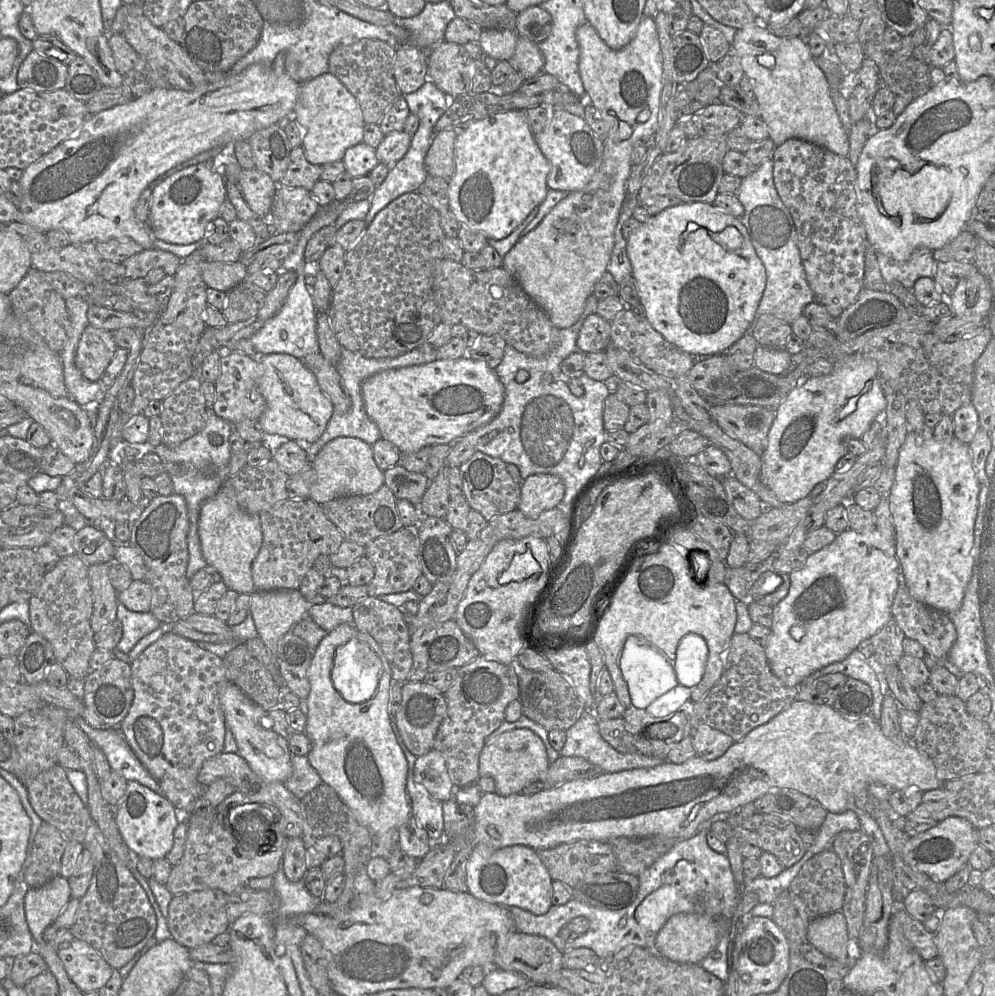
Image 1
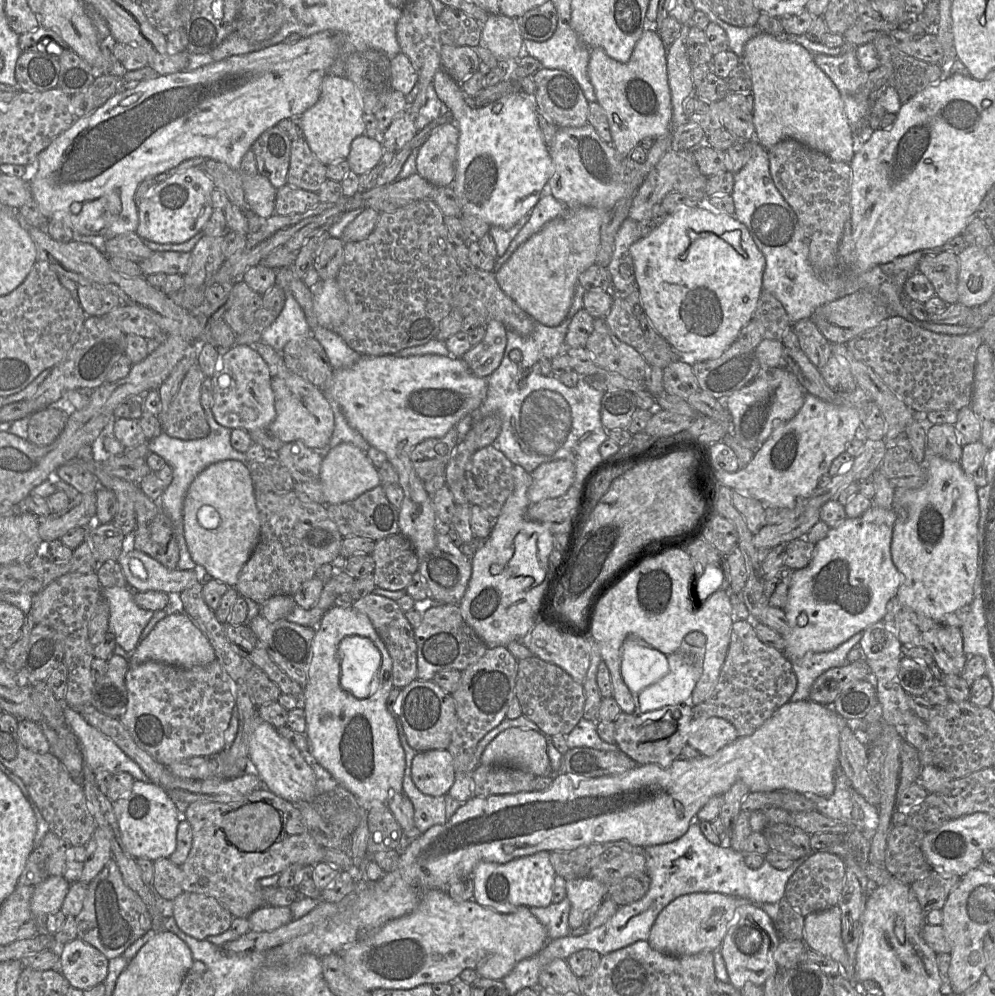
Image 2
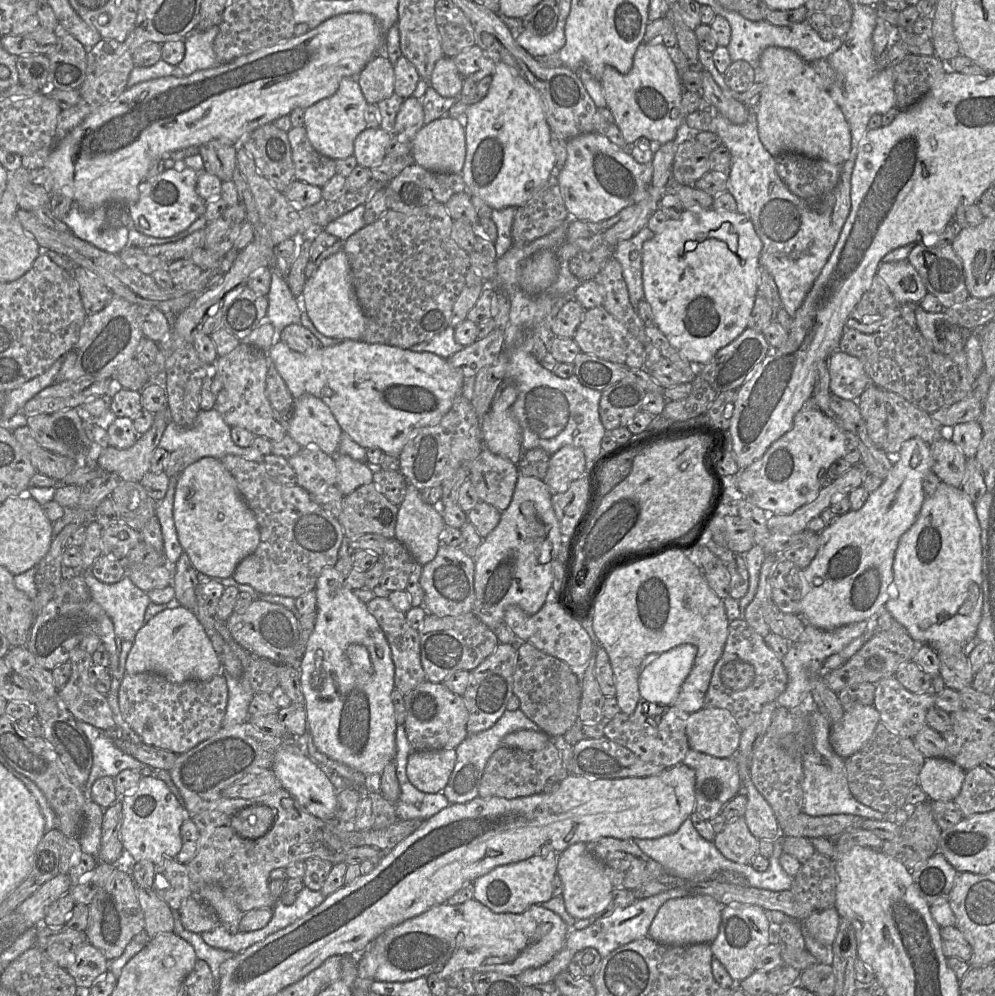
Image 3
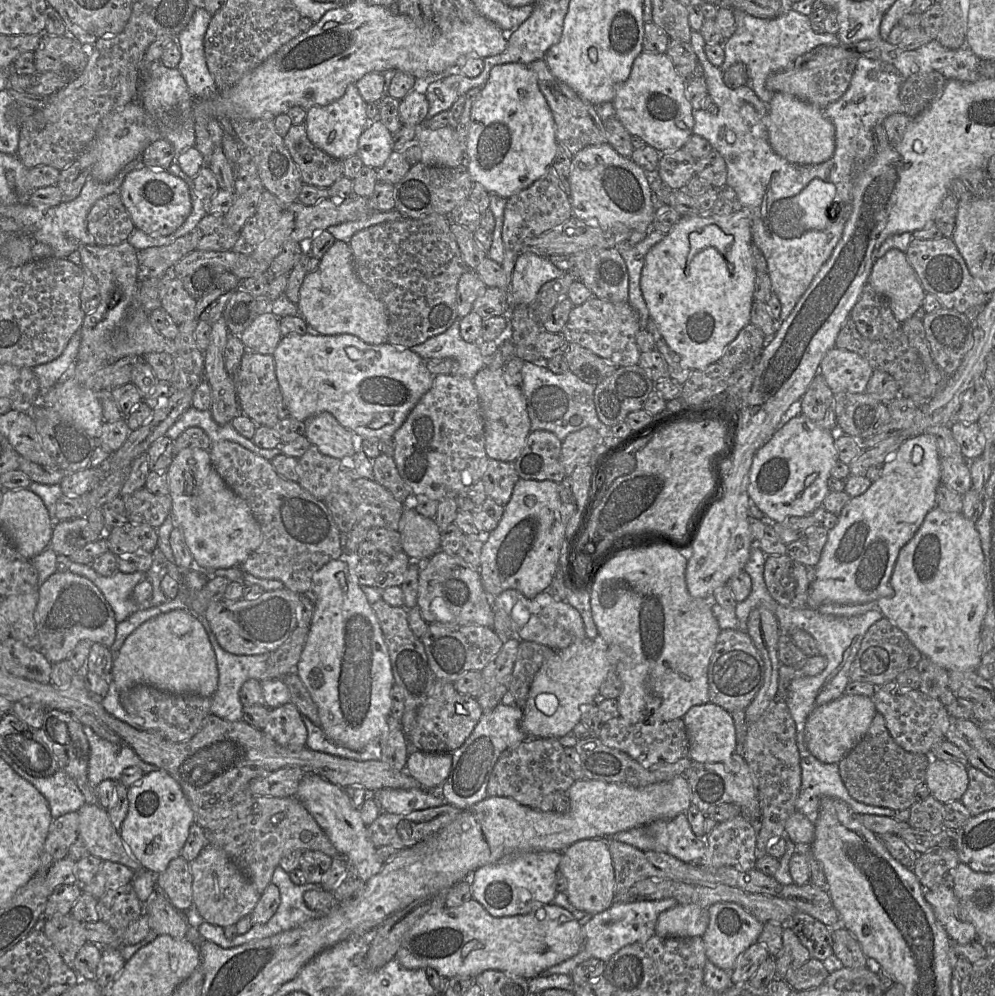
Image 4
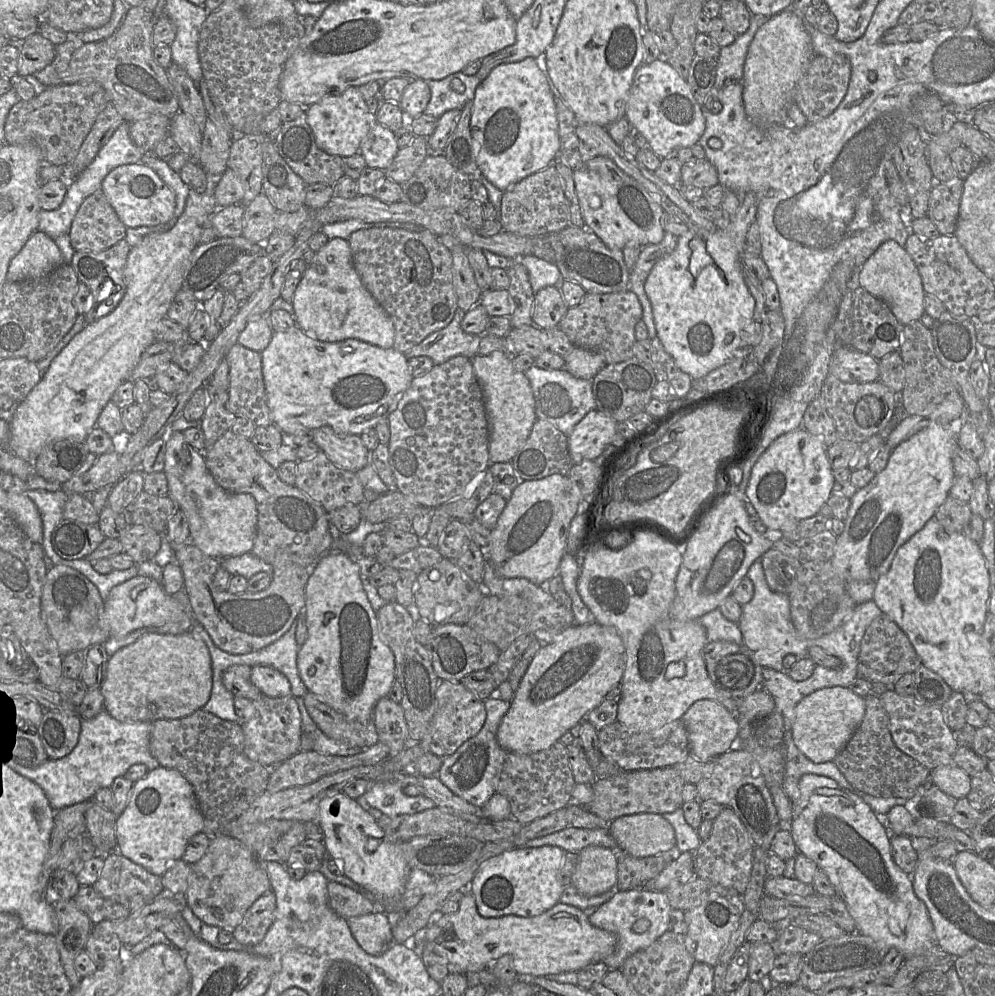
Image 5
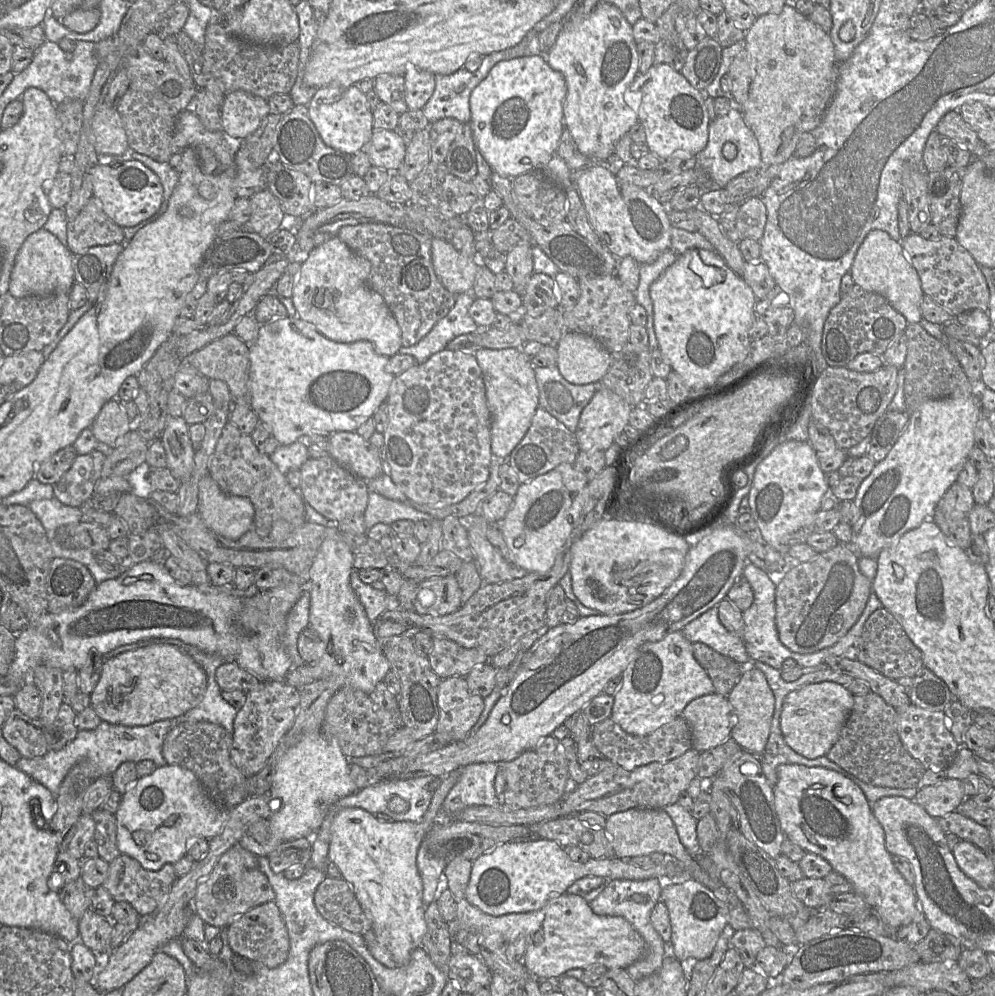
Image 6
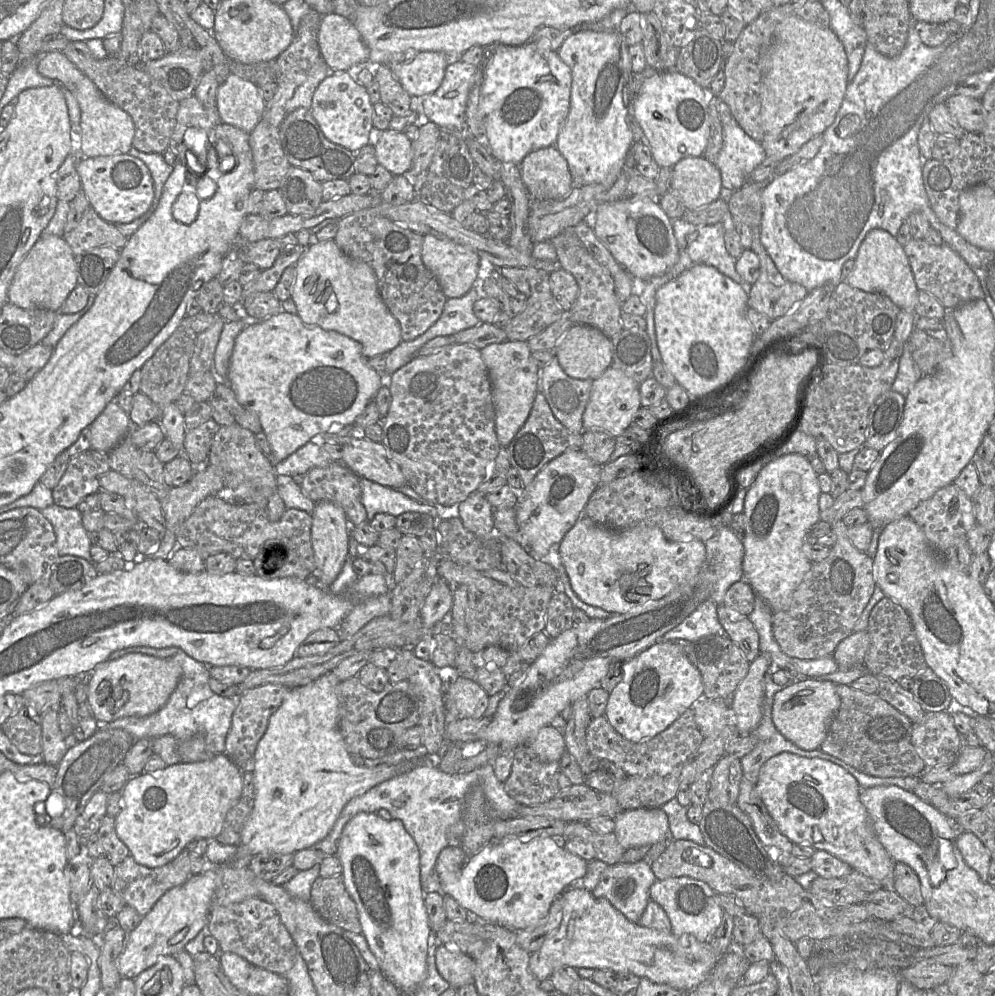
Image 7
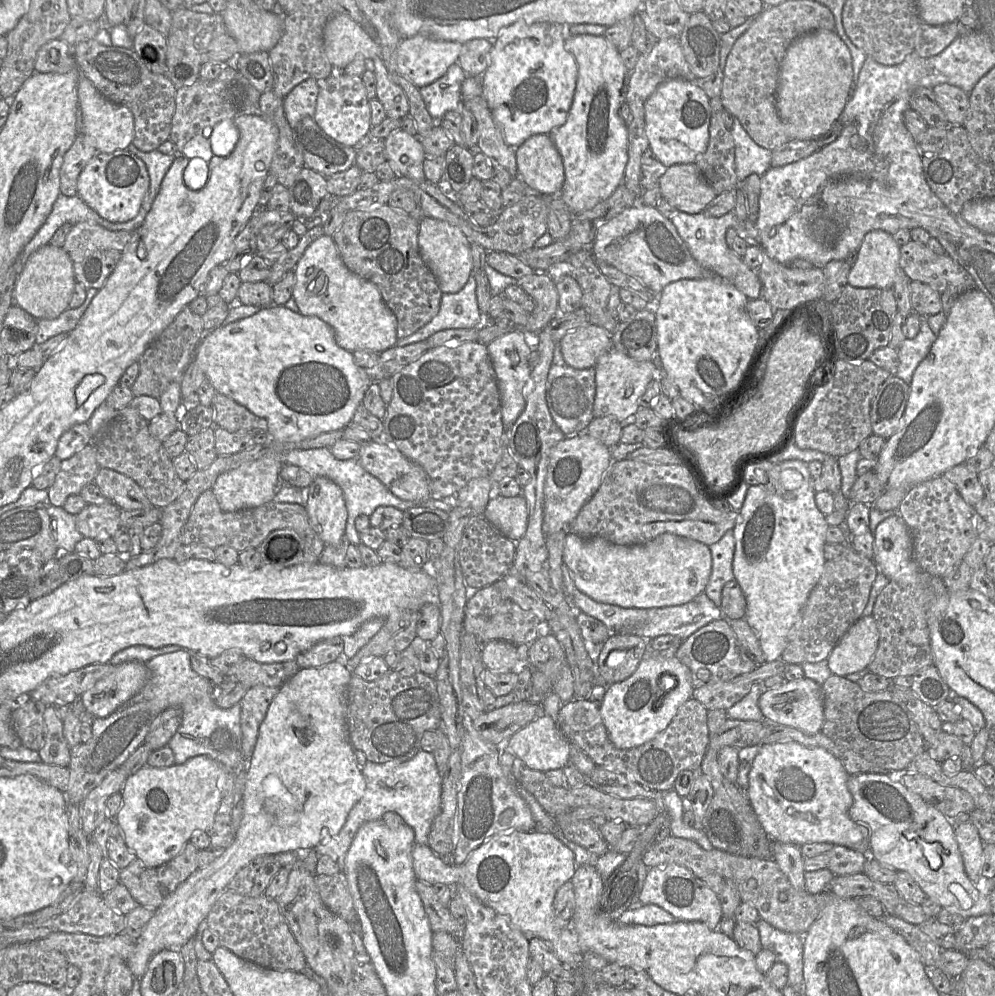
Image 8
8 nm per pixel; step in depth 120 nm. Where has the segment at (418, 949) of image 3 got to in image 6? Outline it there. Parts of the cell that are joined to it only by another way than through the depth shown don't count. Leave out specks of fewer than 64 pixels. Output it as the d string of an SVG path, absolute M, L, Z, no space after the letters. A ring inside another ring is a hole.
M455 858L448 862L444 874L448 888L458 904L455 919L448 922L451 941L460 931L490 935L497 933L506 943L520 936L527 939L528 946L524 966L539 978L558 978L568 970L583 969L592 965L603 965L610 969L626 969L643 955L645 943L636 929L623 917L595 914L589 903L579 895L564 893L550 900L543 908L525 913L492 916L471 905L466 899L473 861Z

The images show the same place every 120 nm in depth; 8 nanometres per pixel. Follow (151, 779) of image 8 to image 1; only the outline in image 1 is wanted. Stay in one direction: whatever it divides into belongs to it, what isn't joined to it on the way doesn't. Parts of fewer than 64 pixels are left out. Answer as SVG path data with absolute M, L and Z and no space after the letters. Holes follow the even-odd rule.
M128 781L126 791L118 806L115 807L115 819L124 842L134 856L149 858L152 861L165 859L174 843L174 831L180 822L186 822L184 816L162 795L135 781Z

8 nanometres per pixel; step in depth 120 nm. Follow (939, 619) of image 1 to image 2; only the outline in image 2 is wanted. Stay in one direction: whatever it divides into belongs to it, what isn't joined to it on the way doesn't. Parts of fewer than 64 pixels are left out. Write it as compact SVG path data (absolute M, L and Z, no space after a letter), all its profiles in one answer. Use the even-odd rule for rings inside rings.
M893 598L887 606L881 622L884 622L895 634L902 645L923 647L931 652L934 663L944 674L961 675L968 657L963 650L963 637L959 627L938 623L928 617L920 615L898 599Z

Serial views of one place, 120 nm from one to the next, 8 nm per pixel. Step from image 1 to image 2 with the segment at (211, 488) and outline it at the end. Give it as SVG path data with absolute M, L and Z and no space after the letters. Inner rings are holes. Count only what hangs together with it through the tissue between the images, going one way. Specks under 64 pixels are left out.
M211 408L204 410L209 425L209 434L206 437L195 440L182 440L170 437L162 431L158 436L148 441L149 451L160 455L165 460L165 463L170 465L173 470L172 481L170 485L166 487L158 502L160 511L163 512L172 523L172 528L179 545L180 557L177 568L183 571L193 570L197 566L191 558L184 537L183 504L189 486L201 471L213 463L224 460L237 460L245 464L248 462L245 453L237 451L232 447L230 443L231 429L216 421Z

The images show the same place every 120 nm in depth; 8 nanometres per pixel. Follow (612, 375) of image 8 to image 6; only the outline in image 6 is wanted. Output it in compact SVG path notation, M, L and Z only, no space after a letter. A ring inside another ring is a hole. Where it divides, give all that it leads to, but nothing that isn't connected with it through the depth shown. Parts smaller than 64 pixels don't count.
M598 385L591 401L583 409L578 427L576 438L582 451L604 451L615 442L618 435L629 424L629 418L633 407L623 398L605 386Z

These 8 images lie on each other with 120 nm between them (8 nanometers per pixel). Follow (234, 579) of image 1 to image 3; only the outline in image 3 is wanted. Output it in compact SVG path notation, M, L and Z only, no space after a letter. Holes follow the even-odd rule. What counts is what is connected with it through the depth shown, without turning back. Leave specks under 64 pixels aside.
M204 457L183 469L177 477L173 518L179 542L198 573L210 577L229 578L237 565L251 555L260 543L257 519L244 501L233 475L221 459Z

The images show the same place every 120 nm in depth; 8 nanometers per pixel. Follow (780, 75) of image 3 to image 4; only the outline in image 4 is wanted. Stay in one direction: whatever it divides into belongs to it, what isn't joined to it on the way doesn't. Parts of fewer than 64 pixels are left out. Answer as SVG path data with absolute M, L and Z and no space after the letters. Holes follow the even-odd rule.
M776 92L768 106L768 139L773 151L792 164L816 165L829 160L835 151L835 127L823 110L790 94Z

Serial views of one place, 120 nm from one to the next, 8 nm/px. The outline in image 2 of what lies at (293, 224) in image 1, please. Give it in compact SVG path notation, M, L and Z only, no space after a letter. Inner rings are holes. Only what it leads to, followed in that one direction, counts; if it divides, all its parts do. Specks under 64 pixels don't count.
M289 184L277 189L275 213L291 215L303 213L320 203L318 192L311 192Z

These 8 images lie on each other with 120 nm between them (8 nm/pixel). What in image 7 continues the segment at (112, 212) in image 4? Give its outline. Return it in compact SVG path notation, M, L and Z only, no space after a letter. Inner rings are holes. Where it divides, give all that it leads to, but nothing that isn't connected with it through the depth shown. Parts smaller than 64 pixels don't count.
M89 206L79 224L64 239L75 256L100 246L113 246L122 249L128 238L113 223L102 219L92 206Z

